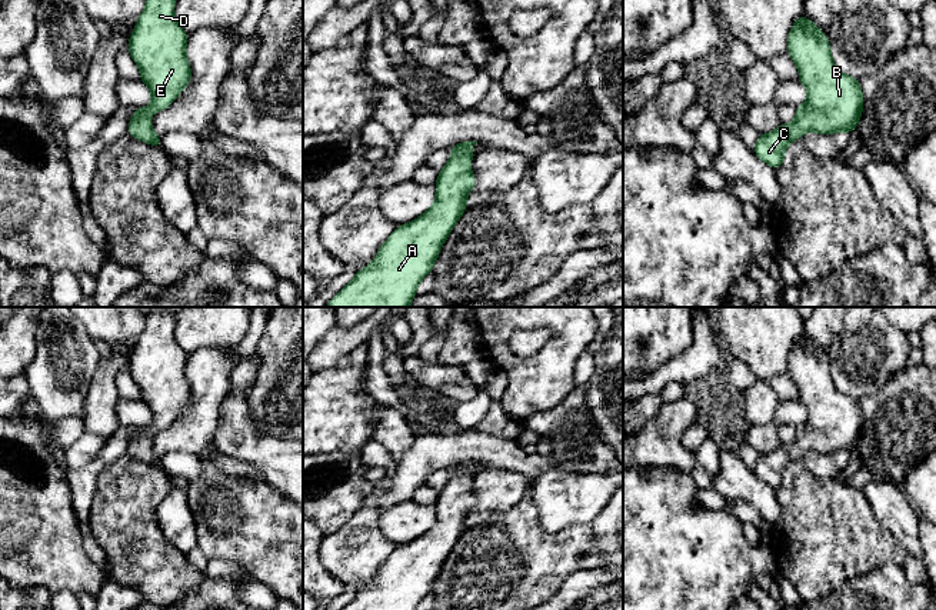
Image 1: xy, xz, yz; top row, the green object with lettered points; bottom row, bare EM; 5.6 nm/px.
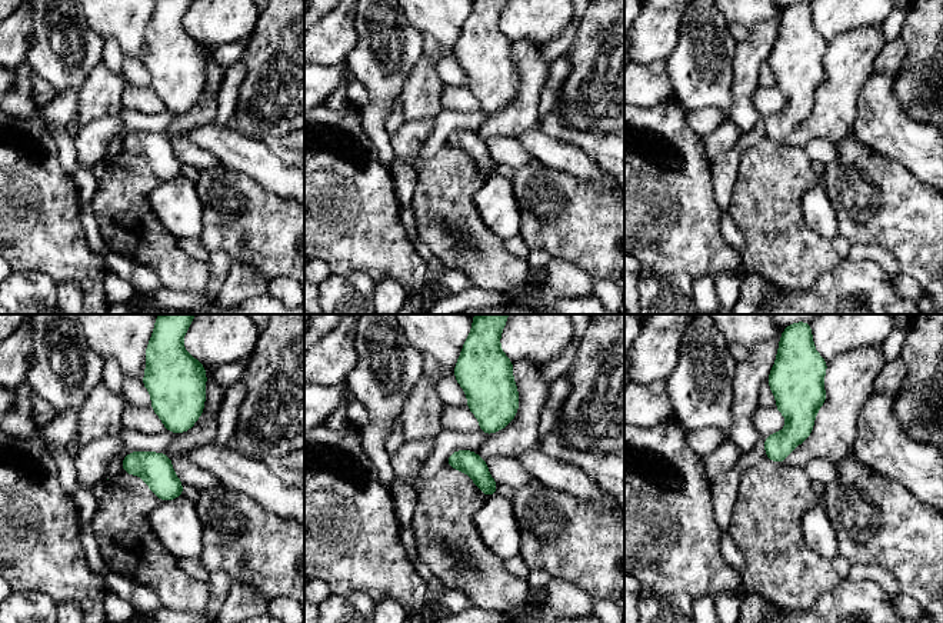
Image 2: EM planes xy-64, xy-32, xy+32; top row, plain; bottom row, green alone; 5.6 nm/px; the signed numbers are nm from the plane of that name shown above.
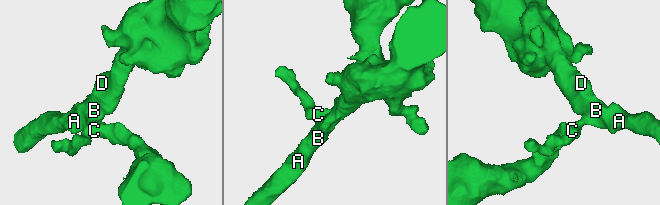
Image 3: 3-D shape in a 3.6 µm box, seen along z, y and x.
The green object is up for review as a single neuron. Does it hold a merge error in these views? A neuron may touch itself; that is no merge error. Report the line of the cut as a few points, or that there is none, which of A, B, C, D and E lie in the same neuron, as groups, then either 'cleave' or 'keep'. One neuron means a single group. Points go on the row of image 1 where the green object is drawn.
cut none; groups A B C D E; keep

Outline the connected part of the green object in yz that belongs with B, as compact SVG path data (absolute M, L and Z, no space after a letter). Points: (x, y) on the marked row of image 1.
M803 13L787 34L786 51L797 66L799 81L809 96L796 107L793 123L757 136L753 151L775 171L785 161L786 147L806 131L825 136L855 133L865 101L860 81L836 69L827 36Z

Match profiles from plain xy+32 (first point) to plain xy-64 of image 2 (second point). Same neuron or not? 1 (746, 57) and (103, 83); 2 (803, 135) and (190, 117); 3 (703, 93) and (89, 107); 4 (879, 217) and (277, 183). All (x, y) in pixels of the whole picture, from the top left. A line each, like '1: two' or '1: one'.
1: one
2: one
3: two
4: two

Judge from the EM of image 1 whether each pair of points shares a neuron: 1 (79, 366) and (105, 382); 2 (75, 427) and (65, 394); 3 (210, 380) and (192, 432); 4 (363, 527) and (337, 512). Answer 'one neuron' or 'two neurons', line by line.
1: two neurons
2: two neurons
3: one neuron
4: two neurons

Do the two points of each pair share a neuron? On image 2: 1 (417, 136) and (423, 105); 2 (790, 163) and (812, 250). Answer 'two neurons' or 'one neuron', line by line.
1: two neurons
2: one neuron

